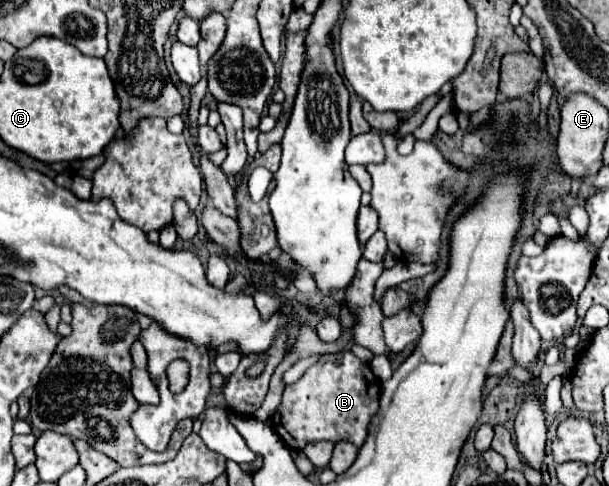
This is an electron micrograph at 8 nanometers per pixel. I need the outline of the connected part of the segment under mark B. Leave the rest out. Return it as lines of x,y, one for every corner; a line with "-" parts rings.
351,351
323,355
297,383
283,389
281,405
277,407
271,425
291,449
303,449
307,443
321,439
333,443
349,441
361,447
367,437
369,419
379,407
379,387
381,385
369,365
361,363

